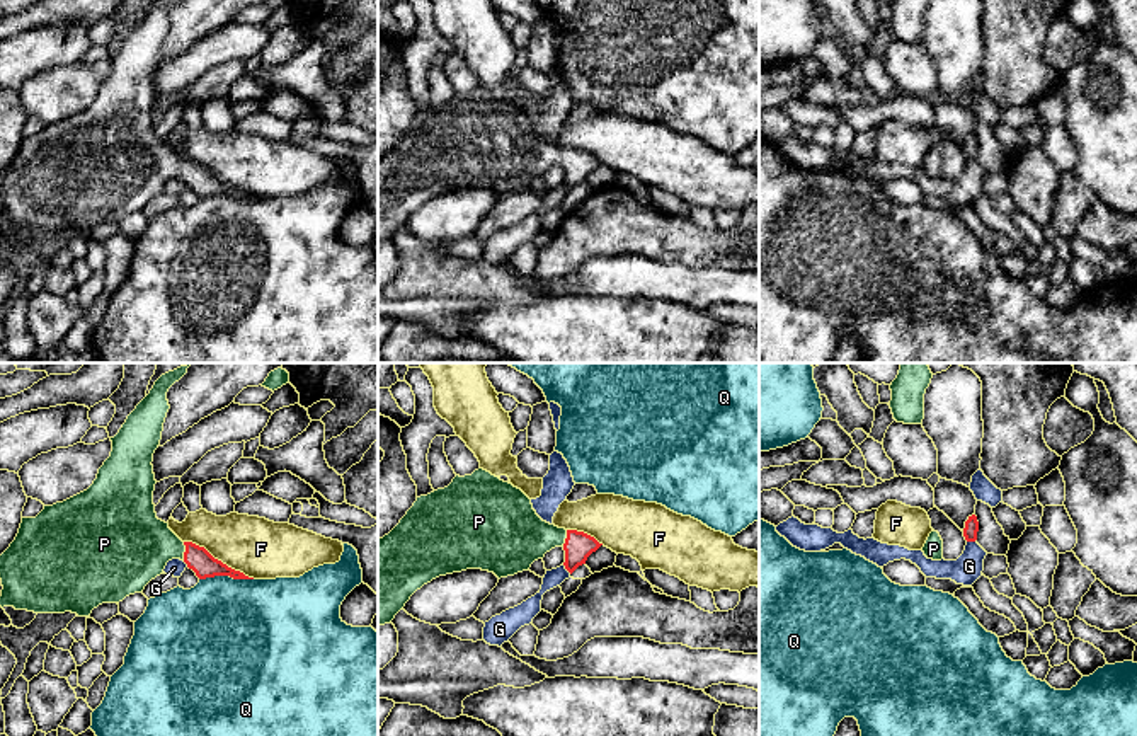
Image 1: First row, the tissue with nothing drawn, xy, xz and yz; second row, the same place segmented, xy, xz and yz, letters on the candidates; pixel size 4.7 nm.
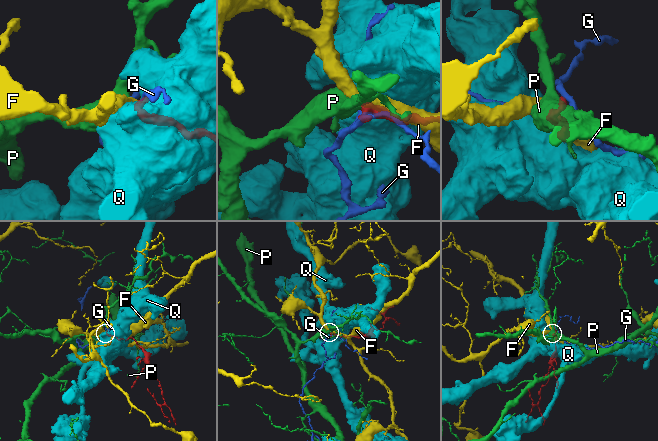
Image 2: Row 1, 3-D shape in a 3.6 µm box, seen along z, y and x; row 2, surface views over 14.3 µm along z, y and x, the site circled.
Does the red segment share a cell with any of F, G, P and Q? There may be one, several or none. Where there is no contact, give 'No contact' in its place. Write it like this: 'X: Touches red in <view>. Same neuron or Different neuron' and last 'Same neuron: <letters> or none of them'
F: Touches red in xy. Different neuron
G: Touches red in xz. Different neuron
P: Touches red in xy. Same neuron
Q: Touches red in xy. Different neuron
Same neuron: P

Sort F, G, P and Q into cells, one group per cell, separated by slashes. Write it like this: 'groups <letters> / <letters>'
groups F / G / P / Q

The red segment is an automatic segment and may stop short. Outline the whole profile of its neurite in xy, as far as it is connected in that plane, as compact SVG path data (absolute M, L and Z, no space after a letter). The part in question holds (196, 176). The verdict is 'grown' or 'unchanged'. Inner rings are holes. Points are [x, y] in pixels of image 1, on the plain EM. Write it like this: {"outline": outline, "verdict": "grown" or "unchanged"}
{"outline": "M155 0L119 51L111 56L111 75L87 109L44 124L36 136L22 136L15 158L0 174L2 227L90 235L102 221L119 221L129 213L141 211L151 198L163 193L172 177L184 179L199 198L214 194L254 198L214 177L204 165L182 160L169 141L157 136L153 123L157 99L151 80L170 27L167 10L174 2Z", "verdict": "grown"}

